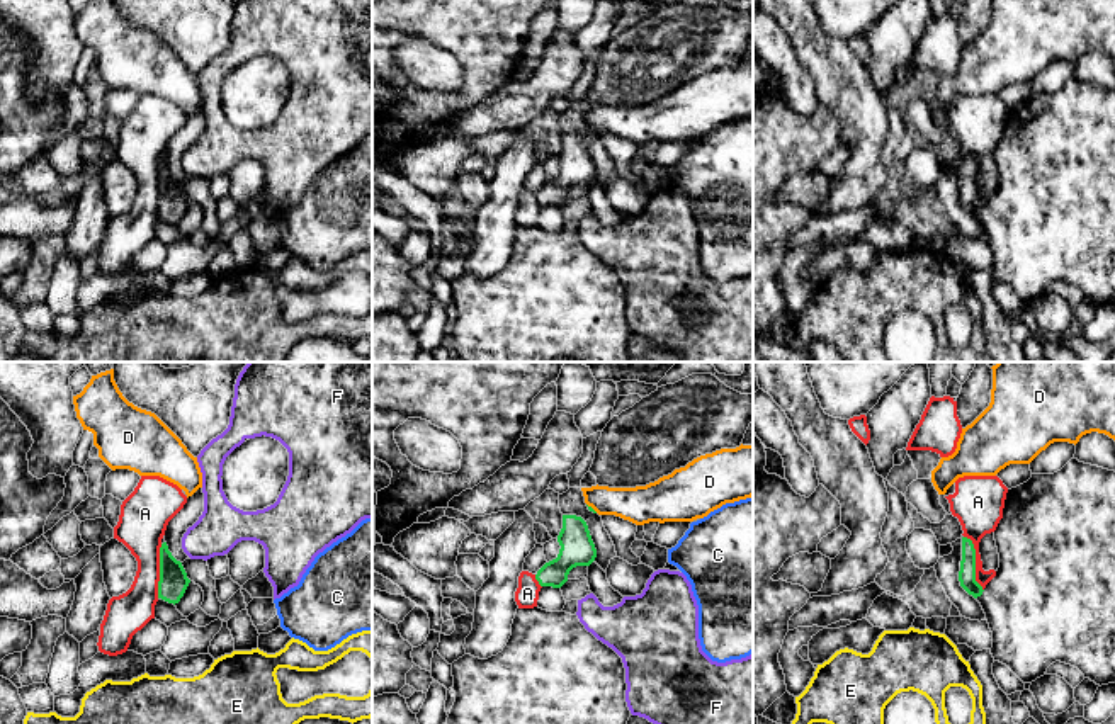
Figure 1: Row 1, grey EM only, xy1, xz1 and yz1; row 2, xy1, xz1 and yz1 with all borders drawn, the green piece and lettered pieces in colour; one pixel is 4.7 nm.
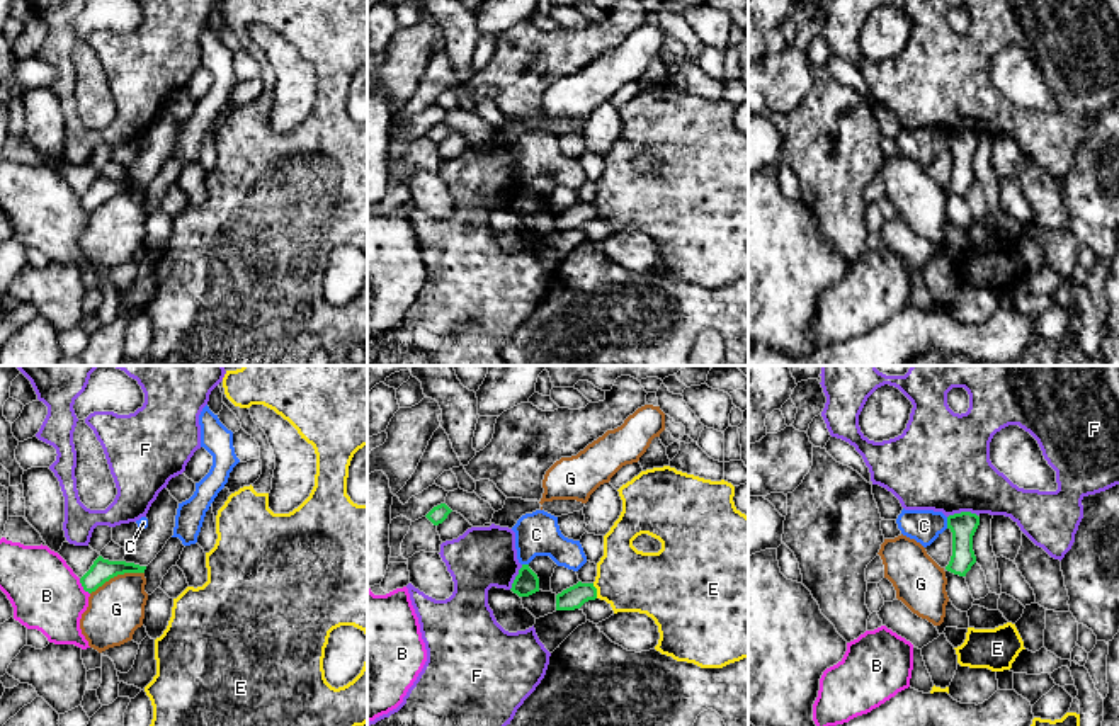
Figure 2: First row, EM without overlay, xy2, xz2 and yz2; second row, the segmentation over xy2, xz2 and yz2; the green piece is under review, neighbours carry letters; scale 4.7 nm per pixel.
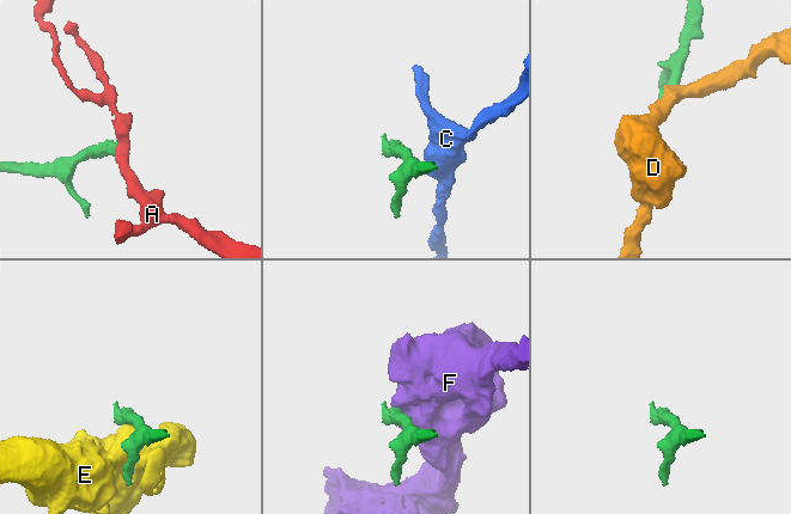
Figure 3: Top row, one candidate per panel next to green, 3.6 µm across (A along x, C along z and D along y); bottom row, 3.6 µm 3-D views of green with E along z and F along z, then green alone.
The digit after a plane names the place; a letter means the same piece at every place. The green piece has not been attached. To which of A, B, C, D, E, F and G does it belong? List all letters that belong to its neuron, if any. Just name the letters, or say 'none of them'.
none of them

